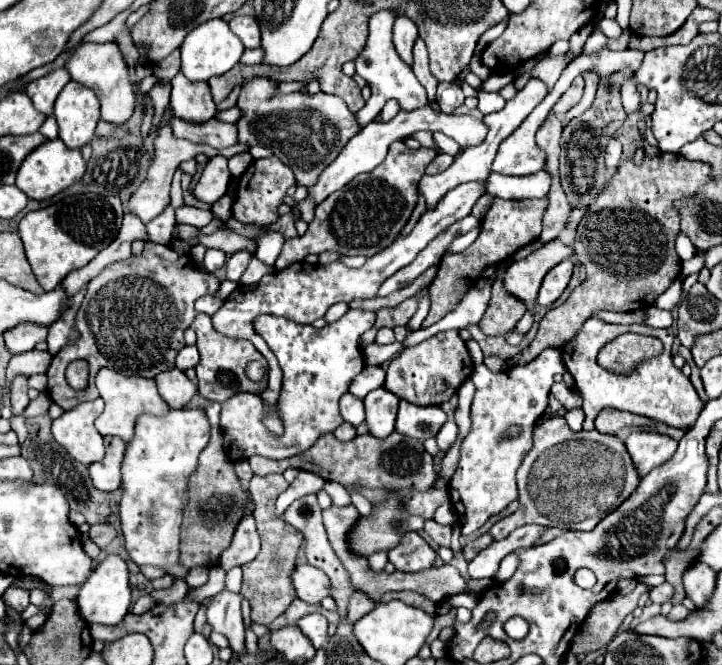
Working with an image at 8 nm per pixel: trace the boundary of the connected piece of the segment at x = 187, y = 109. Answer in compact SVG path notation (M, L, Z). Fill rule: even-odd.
M178 72L170 84L170 106L176 116L190 122L204 122L214 116L216 104L212 100L208 82L192 84L190 80L184 80L182 72Z

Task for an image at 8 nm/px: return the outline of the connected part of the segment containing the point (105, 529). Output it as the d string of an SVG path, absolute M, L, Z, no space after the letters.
M94 524L90 526L90 538L98 548L106 548L116 536L116 530L108 524Z

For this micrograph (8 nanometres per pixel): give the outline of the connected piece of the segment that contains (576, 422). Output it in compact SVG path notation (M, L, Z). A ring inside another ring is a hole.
M576 408L576 410L566 412L564 418L566 418L568 426L570 426L574 432L580 432L580 430L582 430L582 422L584 422L584 412L582 412L582 408Z

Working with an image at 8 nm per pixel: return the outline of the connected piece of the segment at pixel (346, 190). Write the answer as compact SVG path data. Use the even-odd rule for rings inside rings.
M394 142L380 166L376 166L372 172L356 176L342 190L330 194L318 204L316 216L308 224L306 234L286 240L274 270L284 270L294 262L302 262L308 254L320 254L324 250L336 250L344 256L374 256L376 252L388 248L412 214L418 200L418 182L434 156L436 150L410 150L404 142Z

